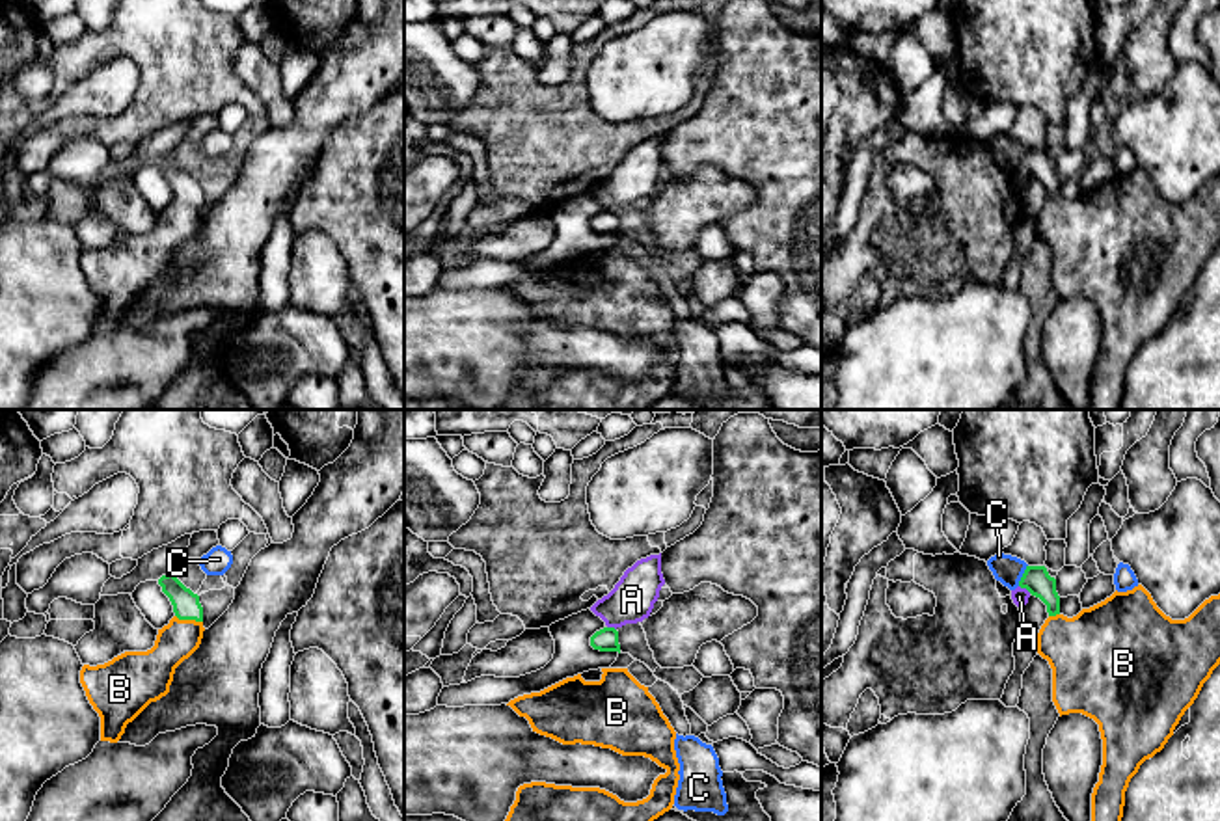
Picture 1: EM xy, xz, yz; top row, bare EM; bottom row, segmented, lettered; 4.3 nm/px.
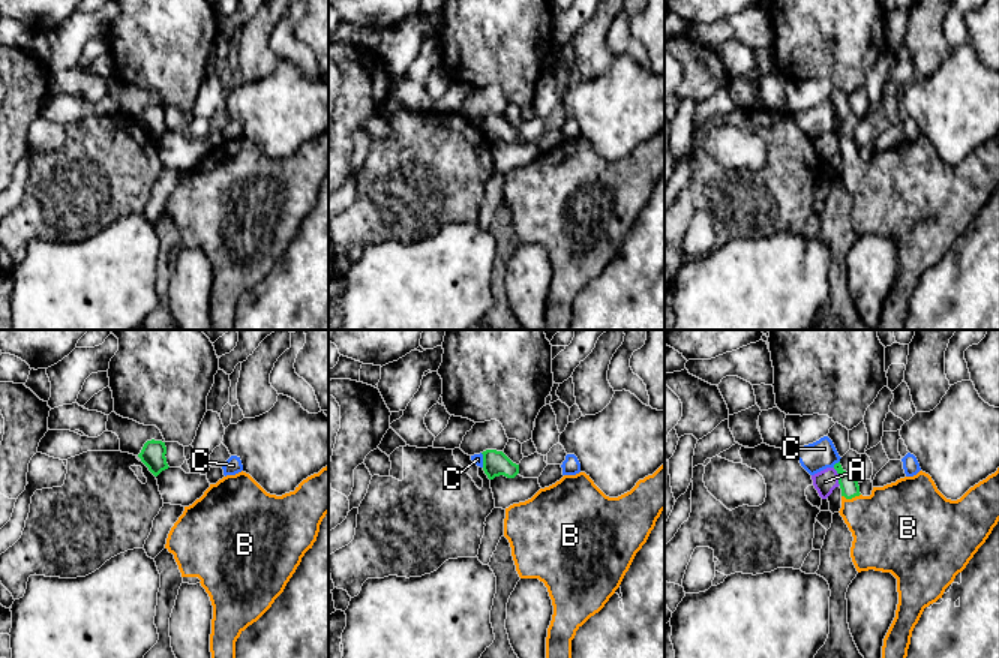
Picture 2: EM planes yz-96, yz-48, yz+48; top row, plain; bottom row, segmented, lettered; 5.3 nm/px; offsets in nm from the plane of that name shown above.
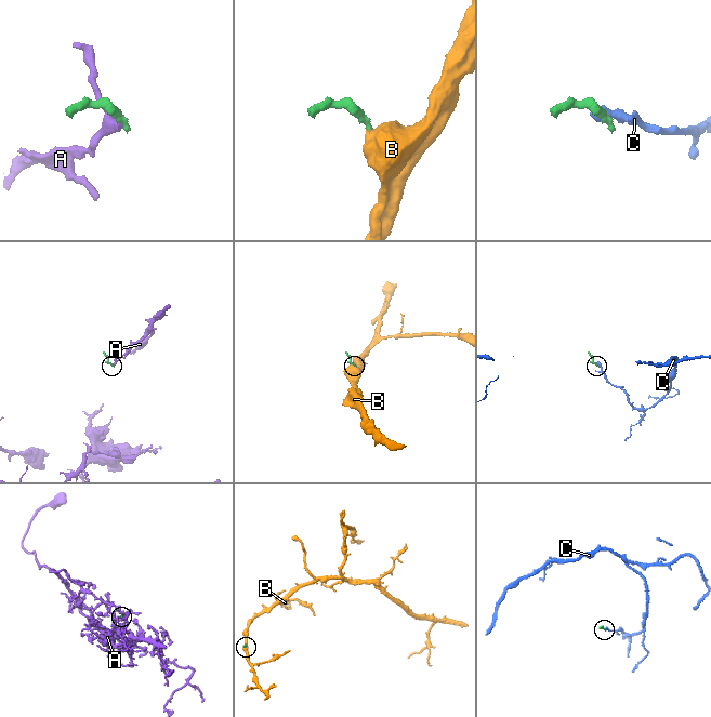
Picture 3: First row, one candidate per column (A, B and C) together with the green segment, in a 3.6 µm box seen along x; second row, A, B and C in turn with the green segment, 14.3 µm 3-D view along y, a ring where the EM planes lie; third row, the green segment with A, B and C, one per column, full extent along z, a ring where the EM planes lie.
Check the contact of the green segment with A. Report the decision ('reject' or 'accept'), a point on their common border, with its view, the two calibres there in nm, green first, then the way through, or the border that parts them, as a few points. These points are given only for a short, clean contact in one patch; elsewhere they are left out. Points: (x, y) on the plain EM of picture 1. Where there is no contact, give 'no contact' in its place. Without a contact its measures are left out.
reject; contact yz (1025, 170); calibres 120 and 70 nm; border yz (1019, 168), (1030, 175)

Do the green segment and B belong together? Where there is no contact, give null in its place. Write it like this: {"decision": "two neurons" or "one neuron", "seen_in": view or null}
{"decision": "one neuron", "seen_in": "xy"}

